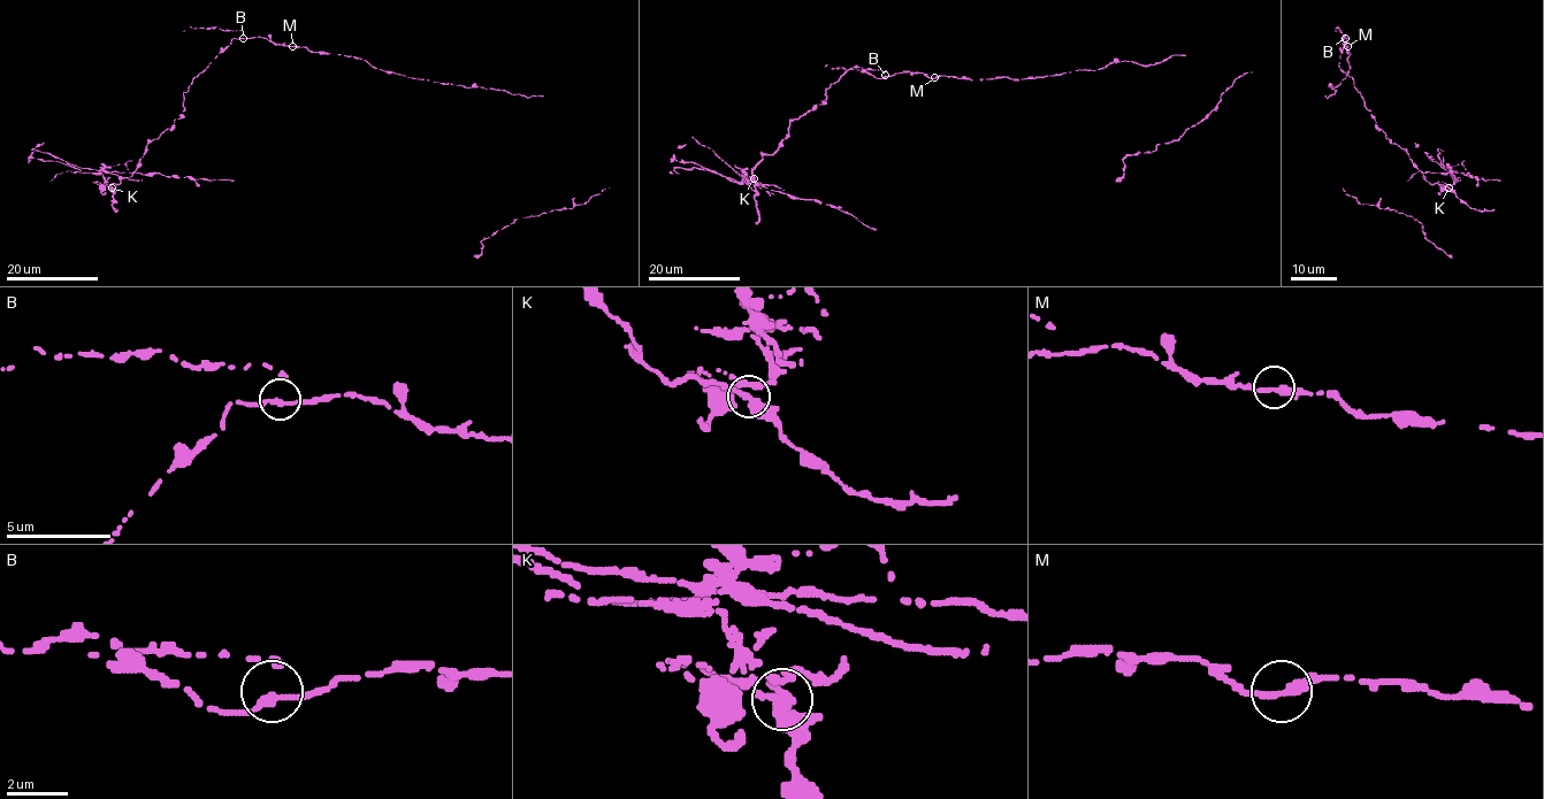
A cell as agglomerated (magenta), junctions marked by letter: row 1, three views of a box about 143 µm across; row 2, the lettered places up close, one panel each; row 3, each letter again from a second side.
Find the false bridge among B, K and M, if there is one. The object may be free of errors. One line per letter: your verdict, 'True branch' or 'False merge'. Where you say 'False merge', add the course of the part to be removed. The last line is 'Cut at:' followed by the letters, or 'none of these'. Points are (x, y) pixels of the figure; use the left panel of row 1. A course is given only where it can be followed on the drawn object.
B: True branch
K: False merge. Course of the part to remove: (111, 187), (102, 186), (106, 183), (102, 171), (234, 182)
M: True branch
Cut at: K

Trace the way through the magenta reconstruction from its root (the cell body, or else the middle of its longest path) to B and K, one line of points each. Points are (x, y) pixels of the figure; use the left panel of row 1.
B: (292, 47), (274, 45), (259, 37), (243, 38)
K: (292, 47), (259, 37), (232, 39), (183, 93), (184, 109), (174, 125), (147, 144), (130, 177), (111, 187)

